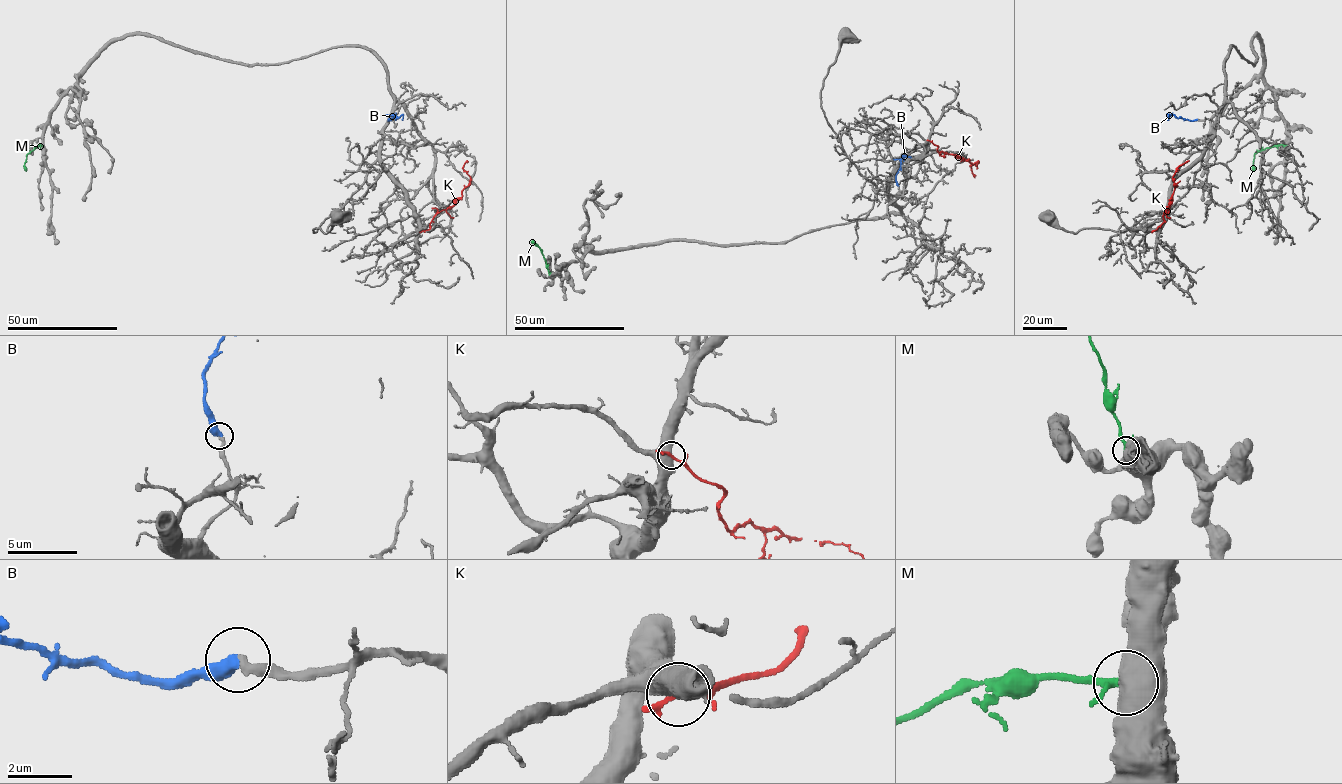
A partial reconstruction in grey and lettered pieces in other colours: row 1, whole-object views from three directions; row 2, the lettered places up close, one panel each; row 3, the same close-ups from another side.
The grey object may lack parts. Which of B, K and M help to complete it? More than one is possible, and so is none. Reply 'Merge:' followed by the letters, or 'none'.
Merge: B

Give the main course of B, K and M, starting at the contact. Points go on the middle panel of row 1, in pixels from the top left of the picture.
B: (898, 185), (895, 174), (900, 160), (910, 156)
K: (929, 140), (937, 146), (939, 153), (958, 155), (974, 164), (978, 161), (970, 166), (975, 177)
M: (549, 274), (544, 256), (533, 242)

